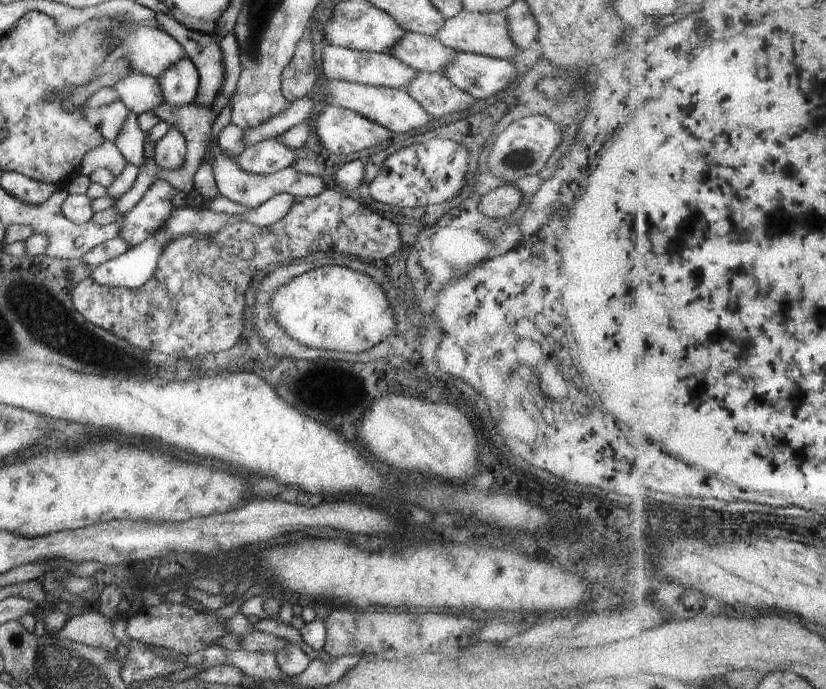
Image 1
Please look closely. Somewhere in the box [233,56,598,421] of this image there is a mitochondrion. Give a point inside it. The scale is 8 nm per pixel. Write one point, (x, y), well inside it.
(516, 161)

